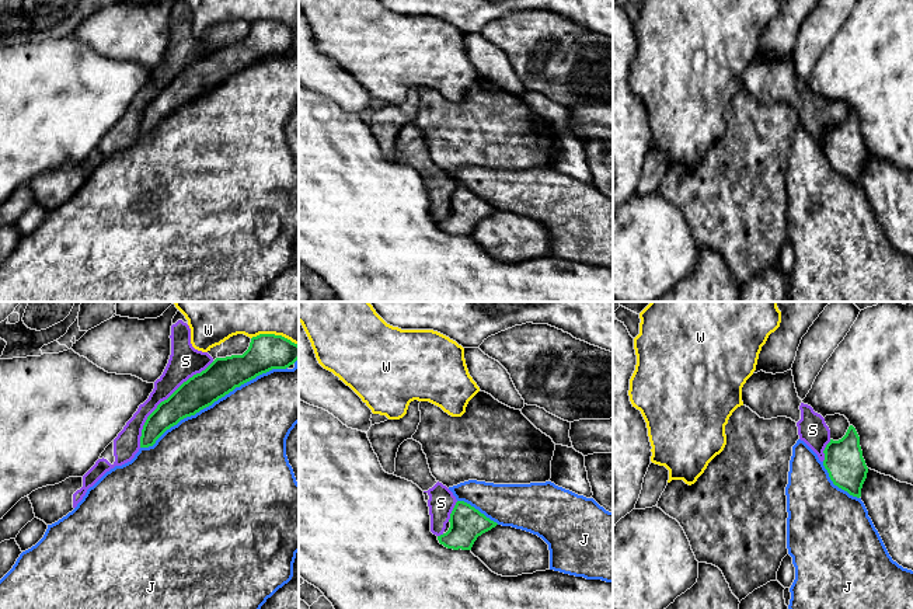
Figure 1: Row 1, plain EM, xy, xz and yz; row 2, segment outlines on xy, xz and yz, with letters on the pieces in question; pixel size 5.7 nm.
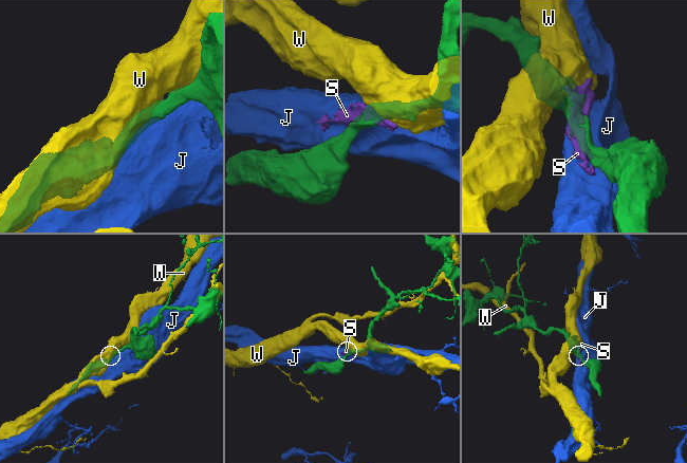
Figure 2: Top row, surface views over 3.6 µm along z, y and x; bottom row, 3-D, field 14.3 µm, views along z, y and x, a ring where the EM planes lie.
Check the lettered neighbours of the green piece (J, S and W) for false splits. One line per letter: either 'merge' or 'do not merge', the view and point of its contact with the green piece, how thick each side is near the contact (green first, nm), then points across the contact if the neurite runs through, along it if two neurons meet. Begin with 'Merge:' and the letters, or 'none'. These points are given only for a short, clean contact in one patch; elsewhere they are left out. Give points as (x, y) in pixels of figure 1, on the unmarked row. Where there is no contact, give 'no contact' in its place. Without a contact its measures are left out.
Merge: none
J: do not merge; contact xy (213, 87); calibres 200 and 500 nm
S: do not merge; contact xy (164, 86); calibres 200 and 180 nm
W: do not merge; contact xy (274, 20); calibres 200 and 160 nm

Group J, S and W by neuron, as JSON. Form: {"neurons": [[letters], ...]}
{"neurons": [["J"], ["S"], ["W"]]}

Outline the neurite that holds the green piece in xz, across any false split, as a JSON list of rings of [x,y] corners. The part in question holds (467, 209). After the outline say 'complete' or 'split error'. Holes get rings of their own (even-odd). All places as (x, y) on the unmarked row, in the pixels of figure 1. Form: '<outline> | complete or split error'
[[[464,187],[456,188],[449,208],[449,216],[438,222],[438,226],[453,236],[471,236],[478,222],[498,210]]] | complete

